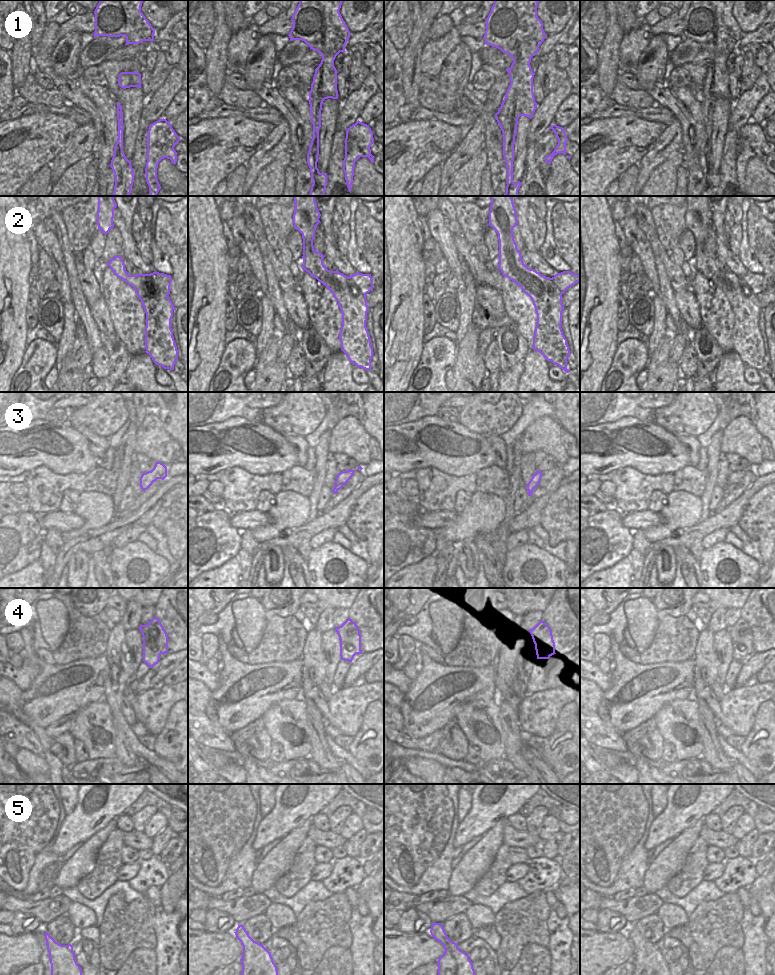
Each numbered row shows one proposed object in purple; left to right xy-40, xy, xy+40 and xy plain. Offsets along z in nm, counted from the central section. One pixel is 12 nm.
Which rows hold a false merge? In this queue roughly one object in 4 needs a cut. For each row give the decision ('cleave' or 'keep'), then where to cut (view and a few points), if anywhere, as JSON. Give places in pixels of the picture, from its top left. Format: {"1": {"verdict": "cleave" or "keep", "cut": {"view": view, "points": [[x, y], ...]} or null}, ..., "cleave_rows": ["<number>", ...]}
{"1": {"verdict": "keep", "cut": null}, "2": {"verdict": "cleave", "cut": {"view": "xy+40", "points": [[521, 287], [551, 286], [557, 287], [563, 292]]}}, "3": {"verdict": "keep", "cut": null}, "4": {"verdict": "cleave", "cut": {"view": "xy-40", "points": [[142, 625], [141, 632], [144, 638], [158, 648], [161, 653]]}}, "5": {"verdict": "keep", "cut": null}, "cleave_rows": ["2", "4"]}

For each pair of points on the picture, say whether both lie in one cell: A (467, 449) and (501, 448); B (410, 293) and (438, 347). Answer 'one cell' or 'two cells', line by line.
A: two cells
B: two cells

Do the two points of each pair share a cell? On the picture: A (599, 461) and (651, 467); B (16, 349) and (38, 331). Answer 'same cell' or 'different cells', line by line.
A: same cell
B: different cells

